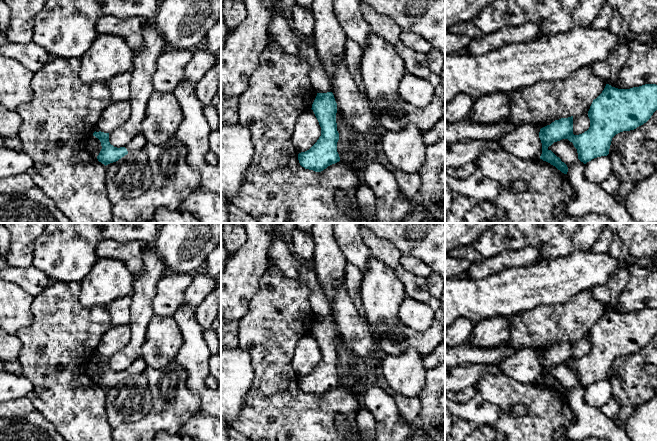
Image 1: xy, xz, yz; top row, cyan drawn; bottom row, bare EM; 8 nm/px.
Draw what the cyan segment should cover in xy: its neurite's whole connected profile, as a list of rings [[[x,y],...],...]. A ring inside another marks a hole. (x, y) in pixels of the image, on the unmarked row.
[[[95,355],[93,357],[93,360],[98,362],[101,366],[102,373],[99,379],[97,380],[97,383],[105,390],[110,387],[118,385],[127,378],[131,378],[132,376],[144,373],[147,367],[142,357],[135,360],[126,371],[120,372],[114,371],[113,369],[110,368],[109,357]]]

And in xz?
[[[317,317],[311,333],[321,351],[321,360],[309,374],[298,378],[298,384],[305,393],[321,396],[340,385],[337,376],[337,327],[333,317]]]

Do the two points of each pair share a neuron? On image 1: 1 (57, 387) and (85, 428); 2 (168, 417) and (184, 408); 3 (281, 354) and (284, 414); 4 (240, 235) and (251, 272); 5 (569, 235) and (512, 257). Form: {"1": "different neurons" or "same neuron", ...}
{"1": "same neuron", "2": "same neuron", "3": "same neuron", "4": "different neurons", "5": "different neurons"}

